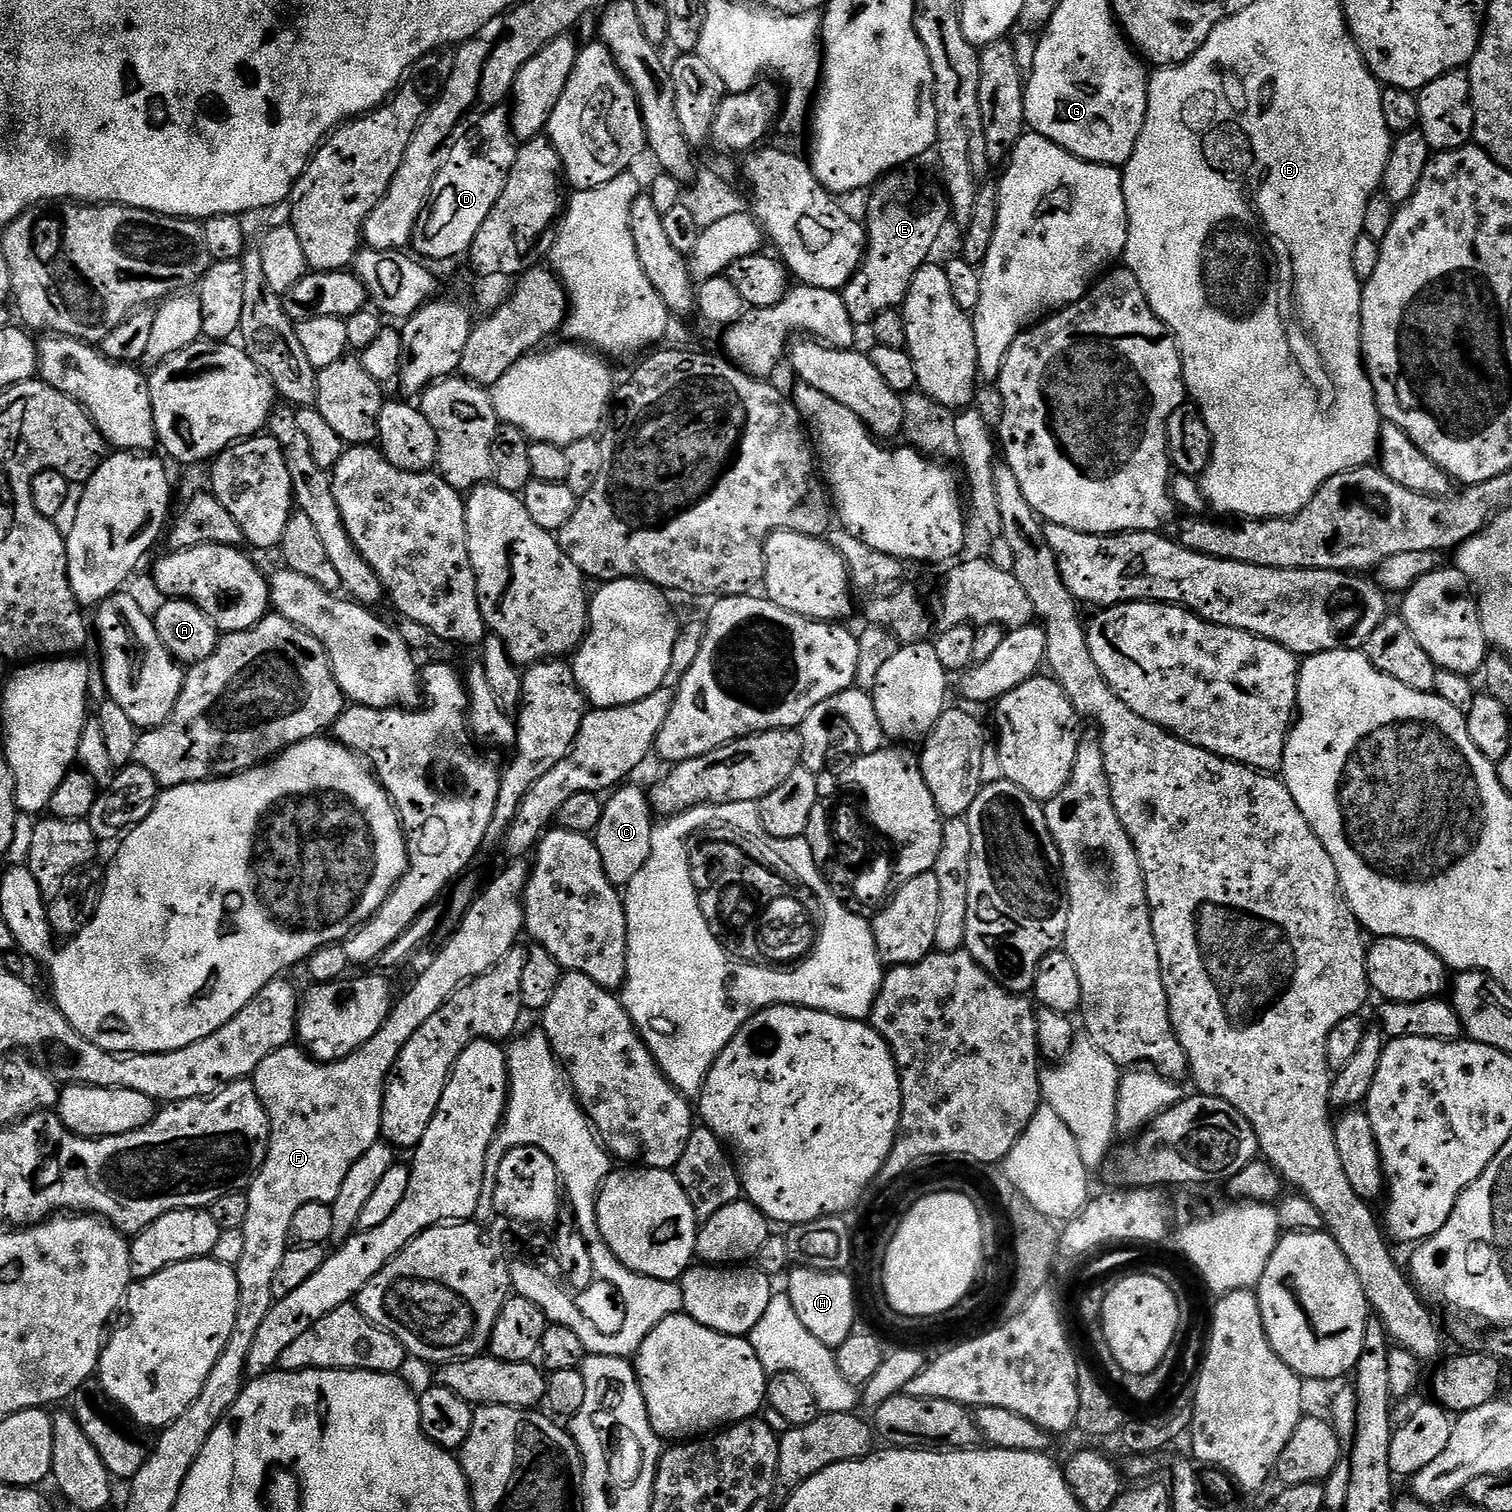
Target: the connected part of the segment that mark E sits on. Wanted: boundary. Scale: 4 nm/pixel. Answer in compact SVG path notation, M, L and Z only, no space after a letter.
M889 174L875 185L876 197L872 200L872 213L866 219L866 235L868 247L860 268L852 276L852 281L842 289L846 302L846 310L850 310L850 318L857 326L868 326L878 314L891 308L900 308L908 297L914 276L924 264L929 263L932 251L940 240L940 231L950 224L950 208L947 203L923 204L920 201L920 188L912 180L900 176L904 174Z

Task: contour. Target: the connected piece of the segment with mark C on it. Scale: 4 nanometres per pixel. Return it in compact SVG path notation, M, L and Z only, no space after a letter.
M632 782L617 787L604 800L602 822L598 822L594 839L598 846L598 854L602 854L602 866L606 870L606 878L617 886L626 886L646 866L650 858L654 813L647 791L635 788Z

